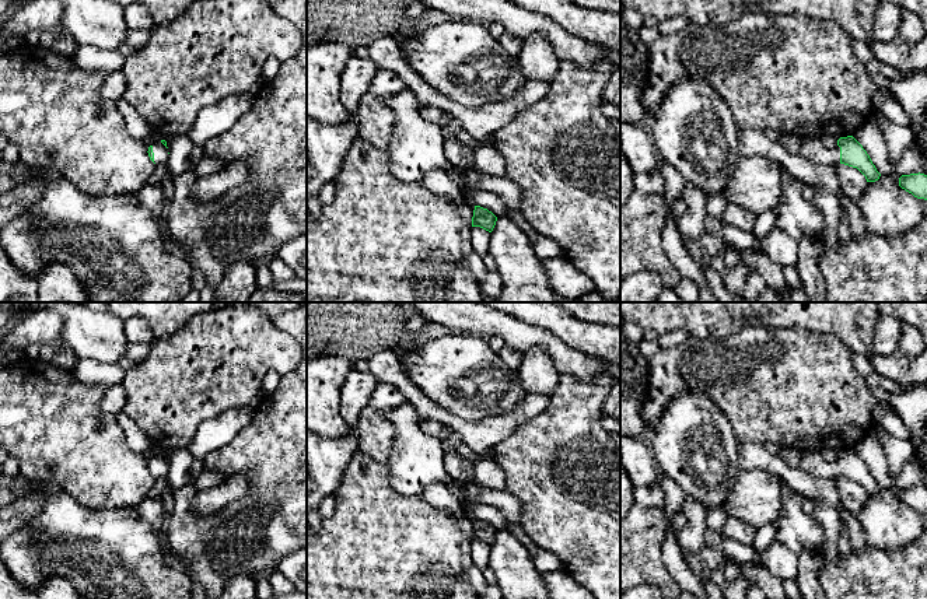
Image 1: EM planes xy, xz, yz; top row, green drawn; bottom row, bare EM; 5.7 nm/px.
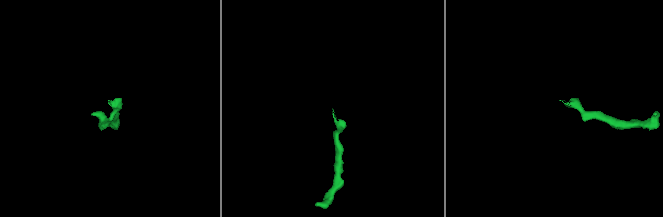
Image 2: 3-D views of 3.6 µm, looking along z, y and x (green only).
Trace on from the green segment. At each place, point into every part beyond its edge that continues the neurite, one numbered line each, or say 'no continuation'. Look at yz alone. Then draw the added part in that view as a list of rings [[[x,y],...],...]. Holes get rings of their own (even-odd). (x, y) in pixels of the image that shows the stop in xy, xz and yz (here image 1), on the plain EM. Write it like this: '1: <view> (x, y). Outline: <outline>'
1: yz (812, 462). Outline: [[[816,451],[802,453],[800,469],[818,479],[837,480],[840,477],[840,460],[828,462],[822,452]]]

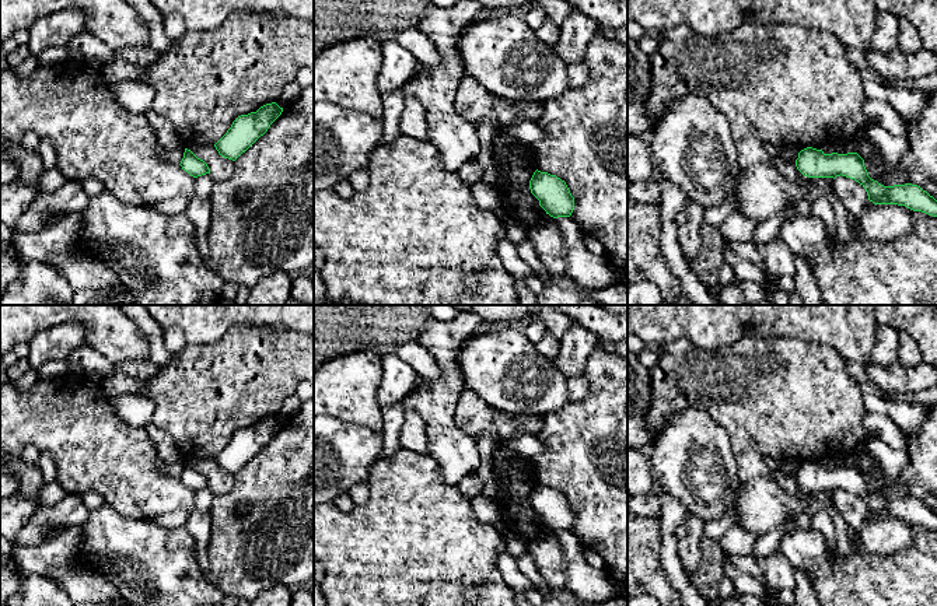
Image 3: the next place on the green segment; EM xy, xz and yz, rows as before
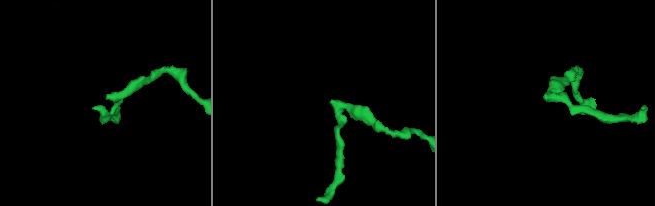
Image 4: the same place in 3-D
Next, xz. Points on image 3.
no continuation

